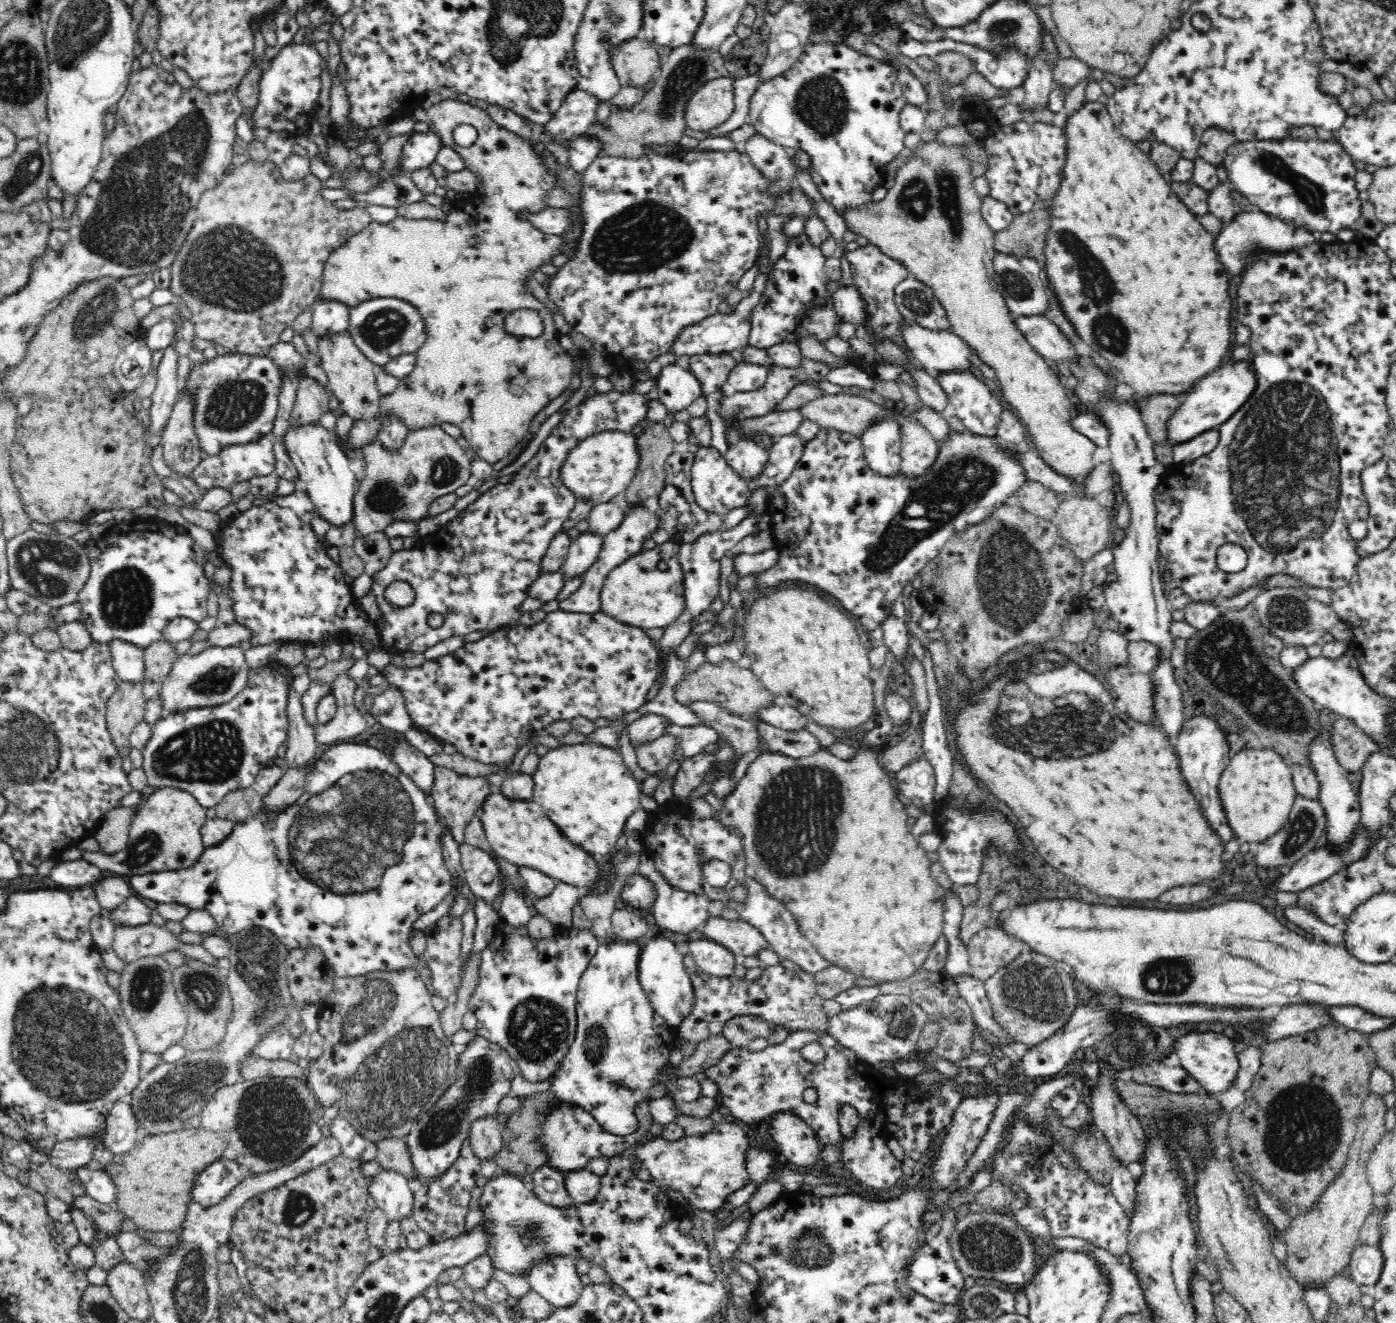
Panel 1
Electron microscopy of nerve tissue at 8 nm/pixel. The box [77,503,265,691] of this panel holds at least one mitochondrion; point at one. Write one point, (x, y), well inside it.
(127, 594)

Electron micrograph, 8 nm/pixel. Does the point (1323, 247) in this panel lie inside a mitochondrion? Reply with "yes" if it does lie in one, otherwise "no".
no

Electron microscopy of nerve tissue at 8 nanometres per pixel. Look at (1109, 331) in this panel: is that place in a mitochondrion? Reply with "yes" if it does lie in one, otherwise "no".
yes

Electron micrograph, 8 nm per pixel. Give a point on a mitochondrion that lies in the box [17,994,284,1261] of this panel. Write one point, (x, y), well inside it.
(175, 1092)

